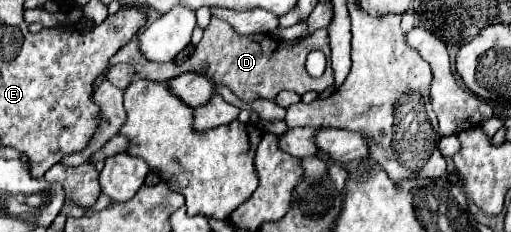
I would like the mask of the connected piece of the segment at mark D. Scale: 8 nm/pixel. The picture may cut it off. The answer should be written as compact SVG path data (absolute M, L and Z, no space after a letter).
M220 17L210 19L210 25L204 29L204 37L202 41L196 45L192 57L188 61L184 61L182 65L176 65L174 61L168 61L166 65L158 65L154 61L146 61L146 57L142 57L142 53L138 53L138 41L132 39L130 43L126 43L112 59L110 65L116 63L132 63L138 71L138 75L142 79L152 79L152 81L164 81L168 83L170 79L194 71L194 73L202 73L212 77L218 85L226 85L236 97L240 97L246 103L252 103L256 99L268 99L274 101L276 95L280 91L294 91L298 95L304 95L306 91L324 91L326 87L330 87L334 83L334 73L332 67L328 65L324 75L314 79L306 73L304 63L306 63L306 55L314 49L324 51L326 59L330 59L330 45L328 45L328 31L326 29L318 29L312 35L300 39L300 41L280 41L274 39L272 35L238 35L230 23L222 21Z

